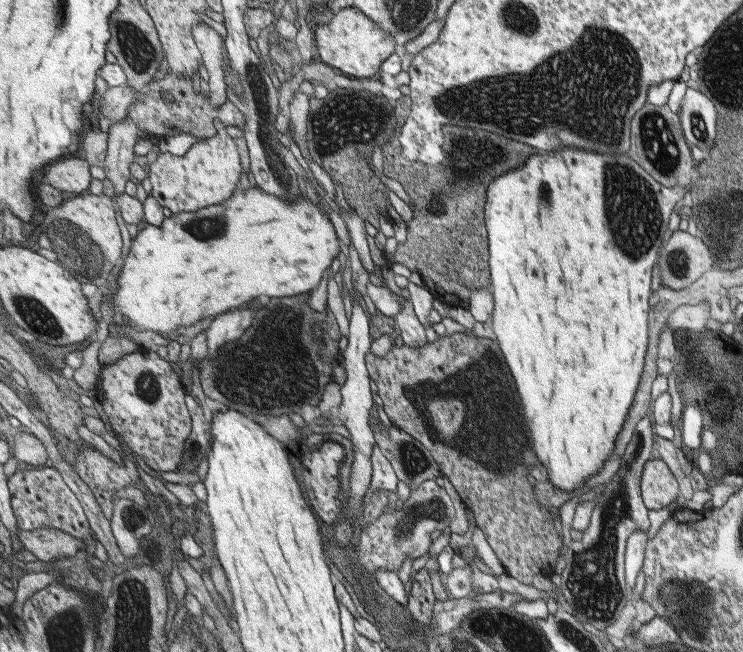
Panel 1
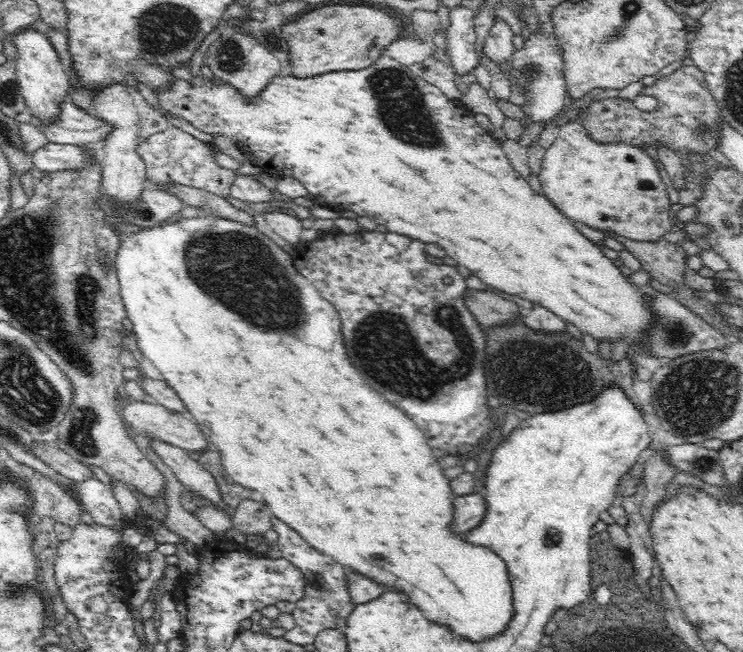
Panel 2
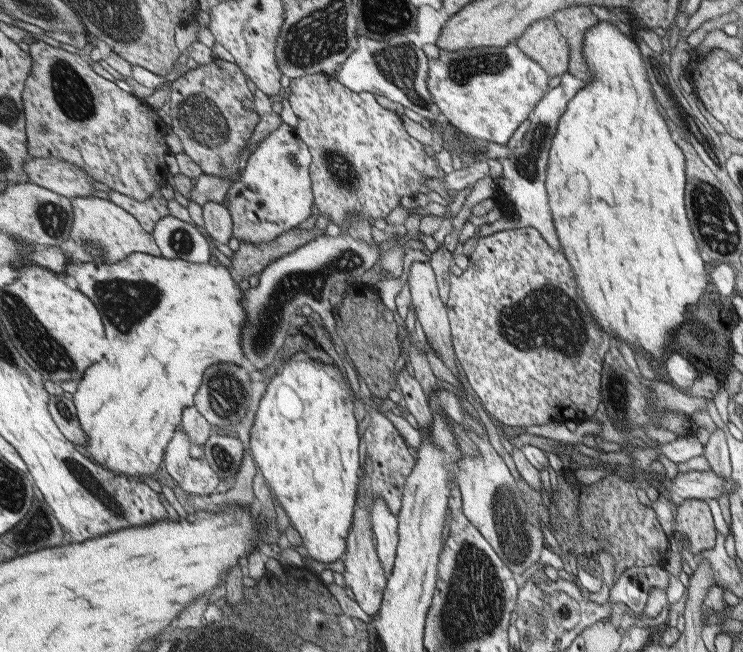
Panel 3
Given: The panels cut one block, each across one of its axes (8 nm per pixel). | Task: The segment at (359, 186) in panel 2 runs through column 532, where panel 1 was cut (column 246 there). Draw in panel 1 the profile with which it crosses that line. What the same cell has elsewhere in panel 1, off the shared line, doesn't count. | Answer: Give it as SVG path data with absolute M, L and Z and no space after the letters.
M239 185L234 200L198 212L173 213L162 226L142 226L119 274L119 289L115 294L107 293L114 304L115 320L168 336L180 326L194 326L208 316L216 318L260 296L307 296L318 288L342 252L341 236L329 212L320 206L319 197L314 196L316 204L308 198L288 204L258 186L246 189Z

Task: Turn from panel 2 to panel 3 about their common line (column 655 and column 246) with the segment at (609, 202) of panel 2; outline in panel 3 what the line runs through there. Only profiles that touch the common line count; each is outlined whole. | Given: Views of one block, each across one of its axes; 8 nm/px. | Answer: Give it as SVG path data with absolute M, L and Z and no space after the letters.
M283 123L260 146L250 151L249 157L245 160L242 176L234 183L228 198L225 199L225 205L230 208L230 212L234 216L235 238L241 242L270 242L300 226L310 216L317 215L317 198L311 172L313 162L313 152L310 145L299 136L297 127L286 123Z

